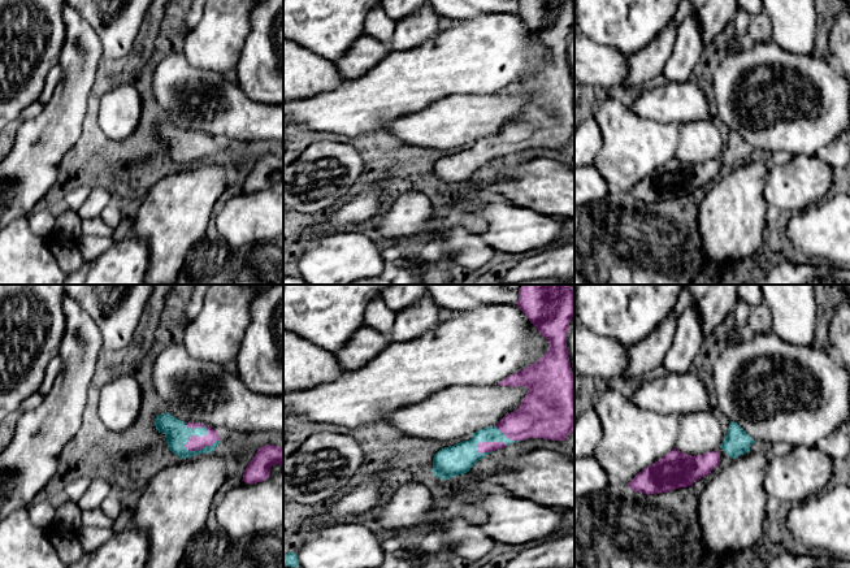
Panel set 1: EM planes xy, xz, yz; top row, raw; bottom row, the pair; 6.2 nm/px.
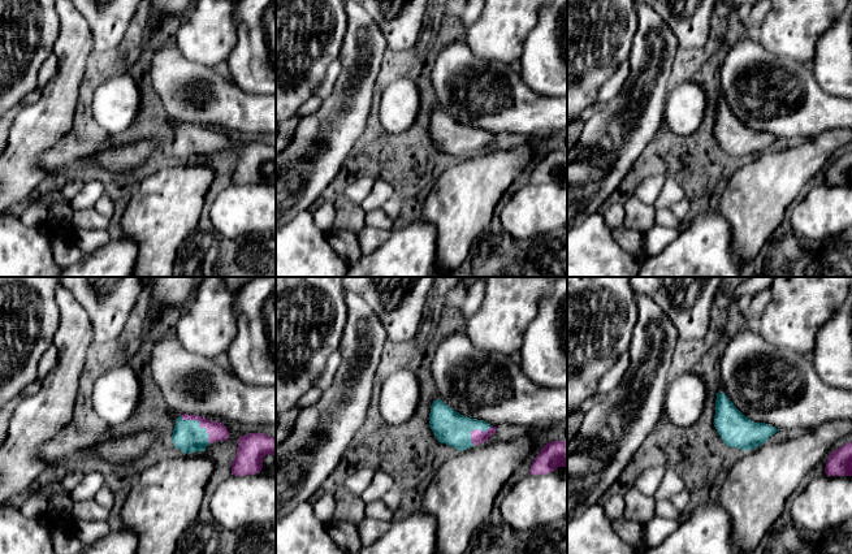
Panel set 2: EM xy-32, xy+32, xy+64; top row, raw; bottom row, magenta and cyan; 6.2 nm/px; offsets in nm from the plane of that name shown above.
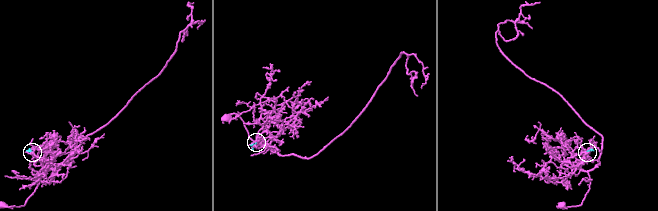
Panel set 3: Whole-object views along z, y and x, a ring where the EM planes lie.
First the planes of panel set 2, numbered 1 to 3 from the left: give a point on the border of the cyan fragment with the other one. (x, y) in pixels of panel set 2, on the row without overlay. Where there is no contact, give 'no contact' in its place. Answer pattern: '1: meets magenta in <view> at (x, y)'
1: meets magenta in xy-32 at (199, 131)
2: meets magenta in xy+32 at (476, 138)
3: no contact

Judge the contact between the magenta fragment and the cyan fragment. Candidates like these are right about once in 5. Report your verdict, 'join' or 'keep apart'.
join

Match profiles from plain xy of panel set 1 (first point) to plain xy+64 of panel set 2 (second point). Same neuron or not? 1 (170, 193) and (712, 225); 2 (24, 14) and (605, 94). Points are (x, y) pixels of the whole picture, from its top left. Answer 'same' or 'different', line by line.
1: different
2: different

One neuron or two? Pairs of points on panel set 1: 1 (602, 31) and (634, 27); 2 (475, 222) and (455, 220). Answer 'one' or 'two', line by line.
1: one
2: one

